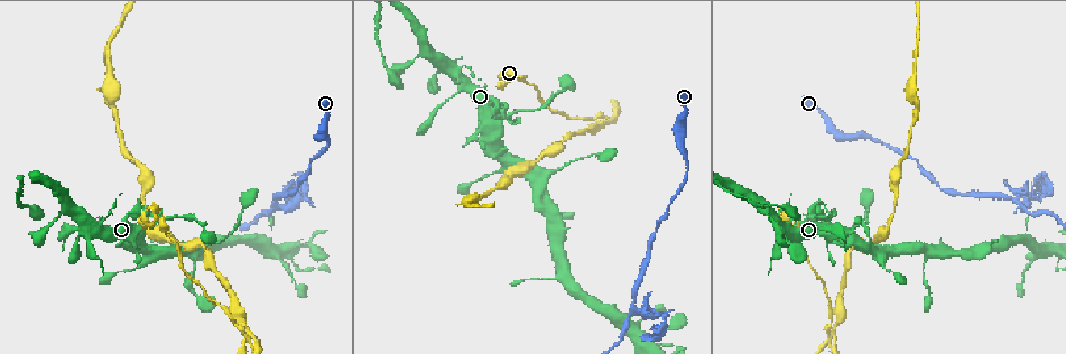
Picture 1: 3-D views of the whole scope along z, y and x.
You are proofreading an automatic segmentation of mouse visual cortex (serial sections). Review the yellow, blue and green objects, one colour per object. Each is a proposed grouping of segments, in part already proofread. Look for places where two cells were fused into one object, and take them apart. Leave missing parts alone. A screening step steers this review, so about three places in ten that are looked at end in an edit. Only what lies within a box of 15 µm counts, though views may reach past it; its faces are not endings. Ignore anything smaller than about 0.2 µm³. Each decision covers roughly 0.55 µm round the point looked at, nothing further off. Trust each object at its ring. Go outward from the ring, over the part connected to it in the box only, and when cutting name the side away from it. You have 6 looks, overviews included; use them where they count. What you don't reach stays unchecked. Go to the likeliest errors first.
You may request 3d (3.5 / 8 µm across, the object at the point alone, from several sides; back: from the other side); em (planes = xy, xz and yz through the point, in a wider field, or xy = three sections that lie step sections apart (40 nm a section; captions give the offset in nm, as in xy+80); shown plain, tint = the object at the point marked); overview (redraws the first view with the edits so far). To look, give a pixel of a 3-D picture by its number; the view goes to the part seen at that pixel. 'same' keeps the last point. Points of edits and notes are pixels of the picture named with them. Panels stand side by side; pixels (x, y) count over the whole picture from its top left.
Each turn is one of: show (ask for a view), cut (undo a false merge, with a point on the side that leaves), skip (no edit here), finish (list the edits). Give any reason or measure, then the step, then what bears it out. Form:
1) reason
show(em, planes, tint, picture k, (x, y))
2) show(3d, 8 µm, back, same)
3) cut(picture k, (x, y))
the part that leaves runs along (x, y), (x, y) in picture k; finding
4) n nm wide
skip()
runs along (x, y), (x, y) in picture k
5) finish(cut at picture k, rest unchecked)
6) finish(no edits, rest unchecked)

four or more arms meet
show(3d, 3.5 µm, picture 1, (247, 331))

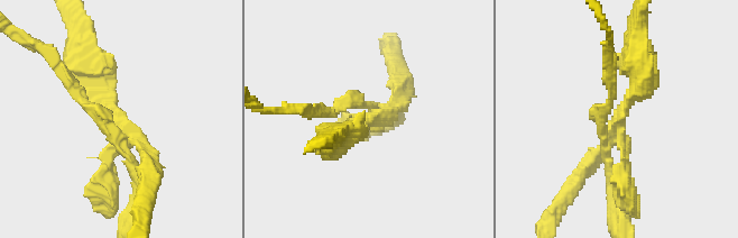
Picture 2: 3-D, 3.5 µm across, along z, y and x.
show(em, planes, tint, picture 2, (613, 129))

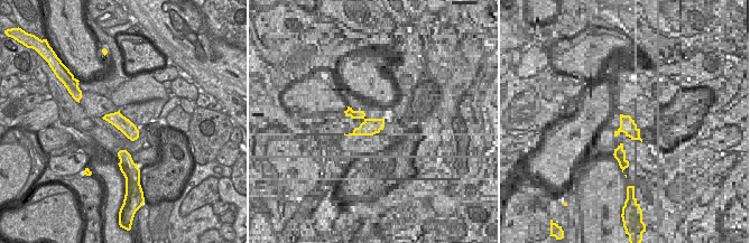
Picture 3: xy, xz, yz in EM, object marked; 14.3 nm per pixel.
show(em, xy, step 5, tint, same)

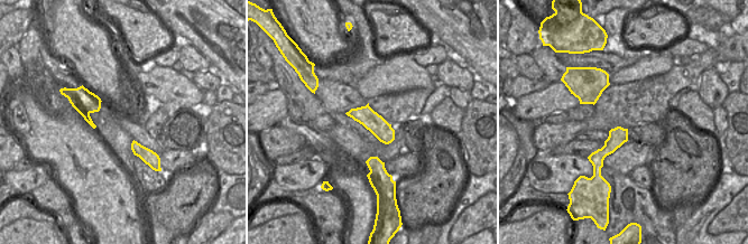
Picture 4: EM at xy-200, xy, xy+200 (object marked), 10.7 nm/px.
200 nm wide
skip()
runs along (612, 90), (610, 130), (638, 72) in picture 2; all the same cell

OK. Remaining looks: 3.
arms part here
show(3d, 8 µm, picture 1, (637, 307))

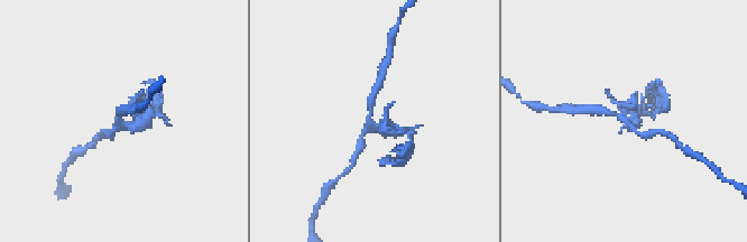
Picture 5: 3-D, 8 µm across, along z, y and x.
3 arms; arms of 200, 250, 300 nm
show(em, xy, step 3, tint, picture 5, (120, 117))

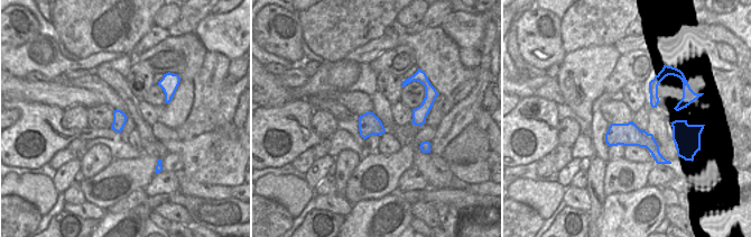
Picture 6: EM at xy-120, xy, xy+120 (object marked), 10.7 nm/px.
cut(picture 5, (634, 99))
the part that leaves runs along (634, 120), (661, 105) in picture 5; a second cell is stuck on

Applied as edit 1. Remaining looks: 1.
three arms meet
show(3d, 3.5 µm, picture 1, (136, 228))

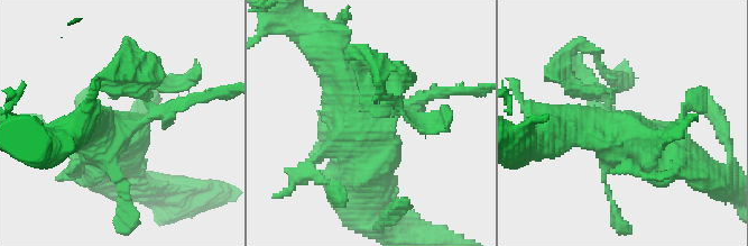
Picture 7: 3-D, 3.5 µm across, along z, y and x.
cut(picture 7, (386, 89))
the part that leaves runs along (385, 114), (433, 93), (478, 91) in picture 7; two cells meet here

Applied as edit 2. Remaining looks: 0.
finish(cut at picture 5, cut at picture 7, rest unchecked)

